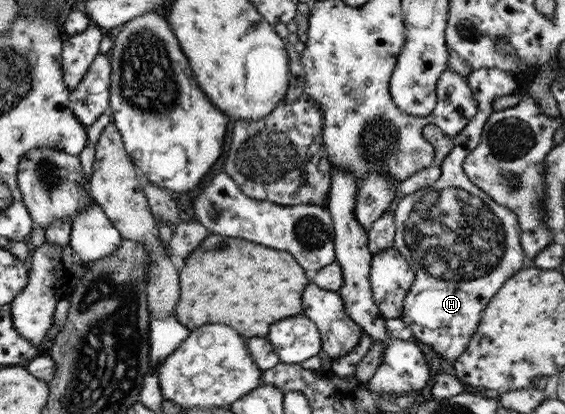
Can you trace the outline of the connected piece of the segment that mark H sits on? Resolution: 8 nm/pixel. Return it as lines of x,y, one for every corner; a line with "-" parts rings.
498,68
472,70
468,75
468,85
478,102
477,113
452,140
453,150
441,162
441,176
431,186
413,194
400,196
393,209
396,224
394,248
405,258
415,271
413,284
404,300
401,320
413,331
413,339
437,354
443,360
455,362
469,344
481,322
481,315
489,301
497,294
504,282
517,271
526,267
526,256
520,243
521,227
518,216
505,206
497,204
478,186
467,178
463,163
468,154
481,142
485,123
493,114
491,102
498,96
513,95
517,81
509,73

